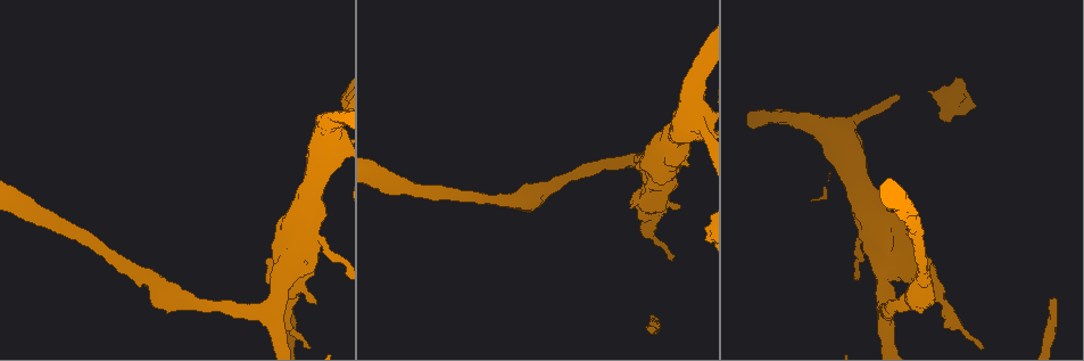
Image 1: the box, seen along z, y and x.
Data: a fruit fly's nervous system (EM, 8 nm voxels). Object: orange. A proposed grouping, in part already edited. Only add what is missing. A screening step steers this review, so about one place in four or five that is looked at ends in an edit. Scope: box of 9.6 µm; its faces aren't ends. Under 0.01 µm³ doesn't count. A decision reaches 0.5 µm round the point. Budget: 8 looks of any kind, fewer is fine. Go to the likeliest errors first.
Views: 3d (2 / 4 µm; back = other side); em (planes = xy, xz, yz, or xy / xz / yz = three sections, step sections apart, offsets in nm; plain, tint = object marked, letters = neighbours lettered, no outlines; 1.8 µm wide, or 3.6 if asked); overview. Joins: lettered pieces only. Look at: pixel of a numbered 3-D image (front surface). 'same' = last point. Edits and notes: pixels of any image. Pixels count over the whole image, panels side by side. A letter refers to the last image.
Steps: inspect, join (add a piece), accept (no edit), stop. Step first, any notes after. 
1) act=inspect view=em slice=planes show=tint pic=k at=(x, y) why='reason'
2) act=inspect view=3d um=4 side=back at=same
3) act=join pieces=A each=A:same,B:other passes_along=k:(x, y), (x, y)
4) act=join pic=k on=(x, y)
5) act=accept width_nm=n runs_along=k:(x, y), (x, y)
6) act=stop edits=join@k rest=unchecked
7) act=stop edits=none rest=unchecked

act=inspect view=em slice=planes show=letters pic=1 at=(651, 333)

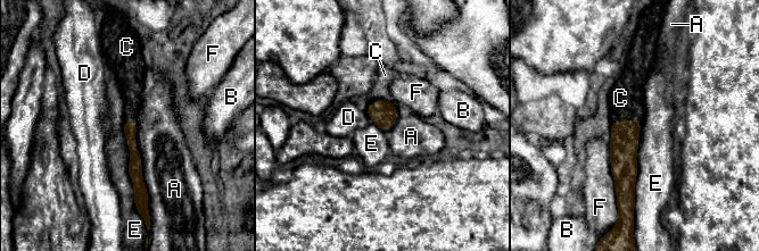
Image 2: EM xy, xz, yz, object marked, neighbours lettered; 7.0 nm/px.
act=join pieces=C each=A:other,B:other,C:same,D:other,E:other,F:other passes_along=2:(624, 144), (616, 120), (620, 98) found='the cell continues'

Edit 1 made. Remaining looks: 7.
act=inspect view=overview

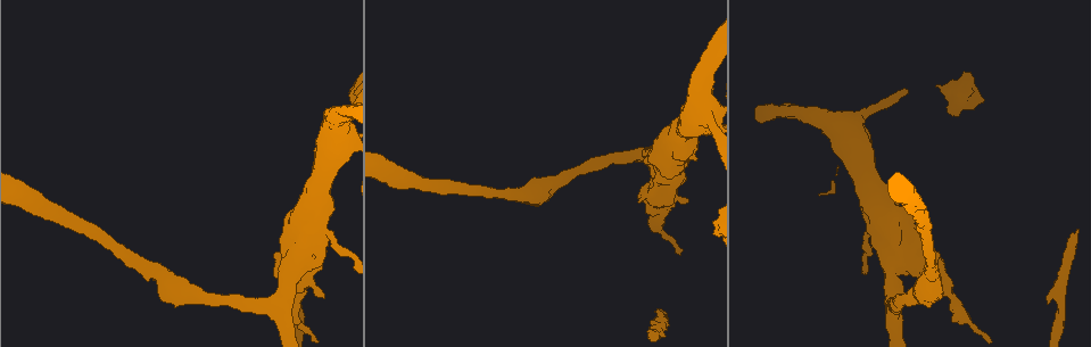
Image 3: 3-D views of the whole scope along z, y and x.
act=inspect view=em um=3.6 slice=planes show=tint pic=3 at=(317, 234) why='calibre changes'

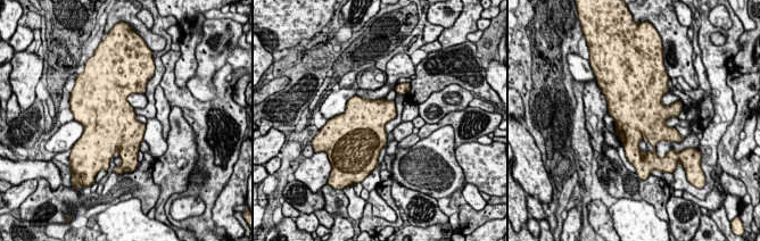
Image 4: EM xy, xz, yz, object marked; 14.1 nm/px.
act=inspect view=em um=3.6 slice=planes show=letters at=same why='what lies round it'

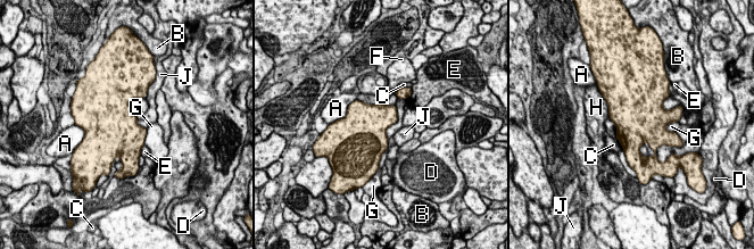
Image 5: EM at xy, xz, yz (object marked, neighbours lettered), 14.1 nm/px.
act=accept each=A:other,B:other,C:other,D:other,E:other,F:other,G:other,H:other,J:other border=5:(148, 91), (144, 97) found='none of them fits'

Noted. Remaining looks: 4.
act=inspect view=em um=3.6 slice=yz step=16 show=tint pic=3 at=(640, 202) why='branch stops here'

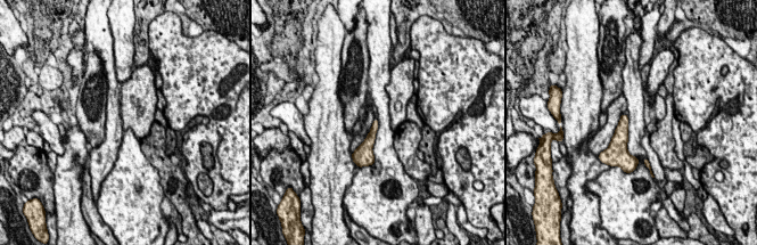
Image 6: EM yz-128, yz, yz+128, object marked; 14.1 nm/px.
act=inspect view=em um=3.6 slice=xy step=8 show=letters at=same

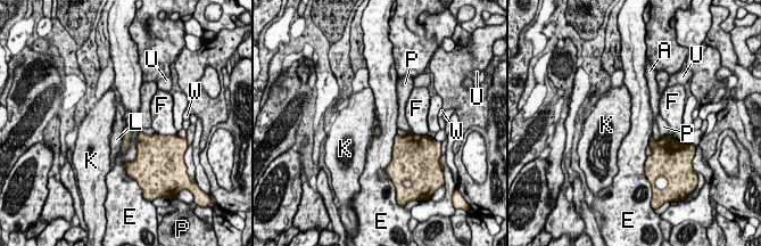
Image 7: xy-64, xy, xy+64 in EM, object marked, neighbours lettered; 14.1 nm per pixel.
act=accept each=A:other,E:other,F:other,K:other,L:other,P:other,U:other,W:other found='no lettered piece goes on from it'

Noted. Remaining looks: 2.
act=stop edits=join@2 rest=unchecked

